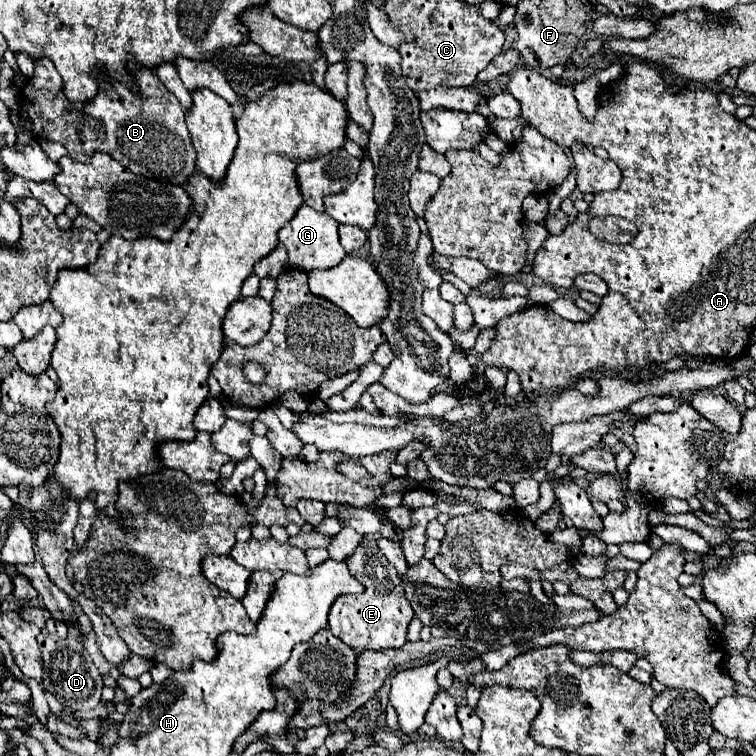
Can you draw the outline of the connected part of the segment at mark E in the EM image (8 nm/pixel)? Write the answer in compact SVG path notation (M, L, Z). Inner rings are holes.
M365 534L357 550L345 558L349 572L365 586L365 592L355 596L339 596L329 610L329 630L357 652L401 648L407 642L407 626L413 618L413 608L405 598L403 582L395 566L389 564L387 558L379 556L377 540L379 534Z

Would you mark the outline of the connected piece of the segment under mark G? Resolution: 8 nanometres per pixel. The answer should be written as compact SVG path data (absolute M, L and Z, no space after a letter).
M303 204L297 210L297 214L293 216L293 220L285 228L281 228L281 232L279 232L279 242L289 252L289 264L297 270L303 270L303 272L337 266L347 254L339 244L337 226L339 224L331 216L327 216L325 212L317 212L317 210Z

